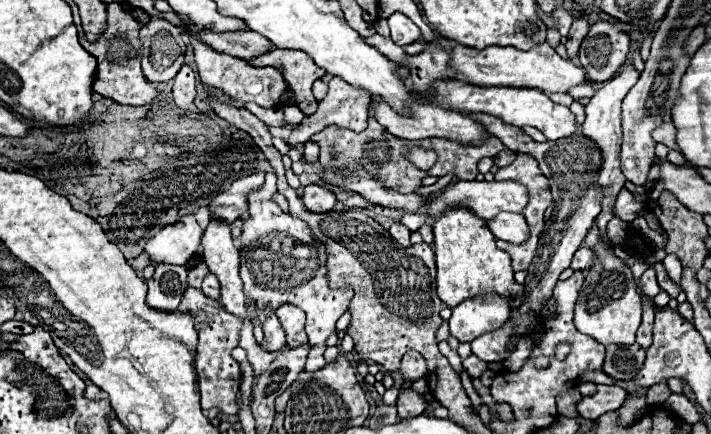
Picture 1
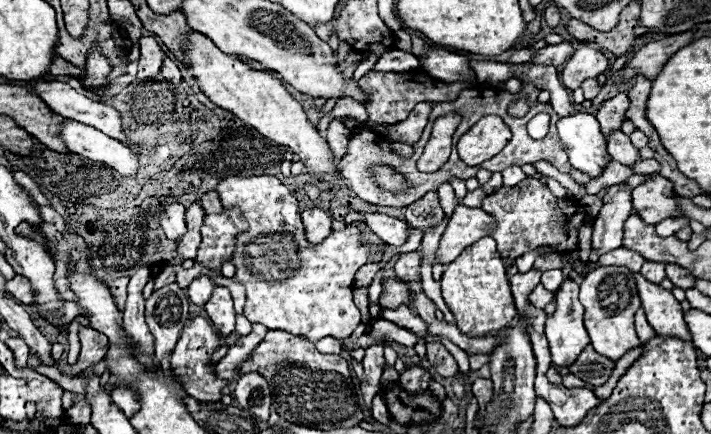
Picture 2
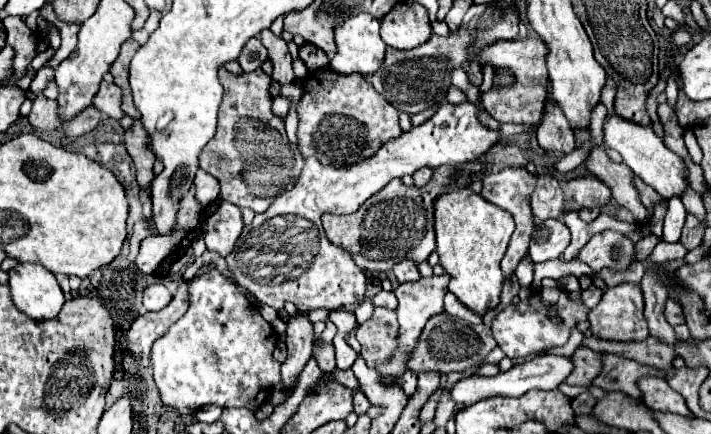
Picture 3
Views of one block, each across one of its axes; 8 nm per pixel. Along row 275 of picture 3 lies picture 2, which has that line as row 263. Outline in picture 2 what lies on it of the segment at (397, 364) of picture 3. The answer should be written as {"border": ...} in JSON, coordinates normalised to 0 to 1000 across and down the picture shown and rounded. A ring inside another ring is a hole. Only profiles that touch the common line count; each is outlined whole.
{"border":[[[647,470],[636,493],[627,535],[622,539],[613,599],[622,608],[636,604],[650,581],[650,571],[661,567],[661,558],[669,558],[672,548],[689,544],[695,525],[698,502],[692,493],[684,493],[678,479],[658,479]]]}

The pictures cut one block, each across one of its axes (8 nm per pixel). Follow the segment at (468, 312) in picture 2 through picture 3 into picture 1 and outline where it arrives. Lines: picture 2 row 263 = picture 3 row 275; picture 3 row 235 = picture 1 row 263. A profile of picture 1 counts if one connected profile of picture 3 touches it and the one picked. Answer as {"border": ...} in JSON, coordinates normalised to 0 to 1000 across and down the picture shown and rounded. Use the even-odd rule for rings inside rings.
{"border":[[[636,475],[610,507],[610,581],[616,618],[613,668],[627,705],[639,710],[655,687],[667,687],[667,677],[684,668],[706,682],[737,687],[737,659],[723,650],[717,590],[698,571],[698,548],[689,539],[684,507],[669,498],[664,484]]]}

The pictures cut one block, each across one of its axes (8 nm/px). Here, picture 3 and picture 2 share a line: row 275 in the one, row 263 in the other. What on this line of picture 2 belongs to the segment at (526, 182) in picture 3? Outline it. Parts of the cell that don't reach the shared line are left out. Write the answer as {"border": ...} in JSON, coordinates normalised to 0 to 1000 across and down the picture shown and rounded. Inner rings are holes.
{"border":[[[740,410],[717,433],[706,429],[703,438],[678,461],[678,479],[700,502],[700,521],[692,548],[700,558],[700,581],[706,585],[712,613],[723,608],[726,594],[757,567],[774,567],[782,581],[810,576],[813,548],[799,548],[799,512],[813,484],[816,484],[813,521],[819,521],[819,507],[824,502],[821,475],[813,475],[799,456],[782,456],[771,438],[771,429],[762,424],[757,410]]]}

